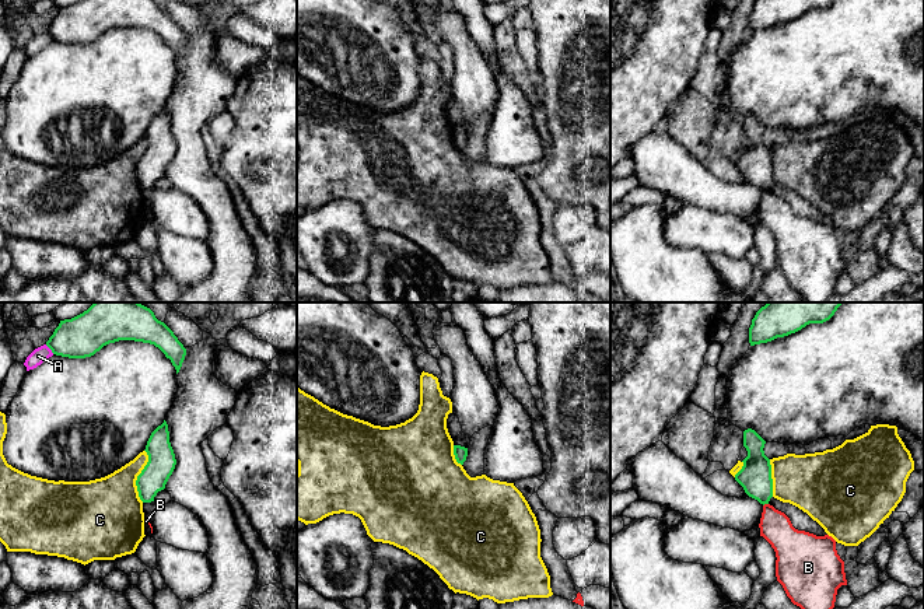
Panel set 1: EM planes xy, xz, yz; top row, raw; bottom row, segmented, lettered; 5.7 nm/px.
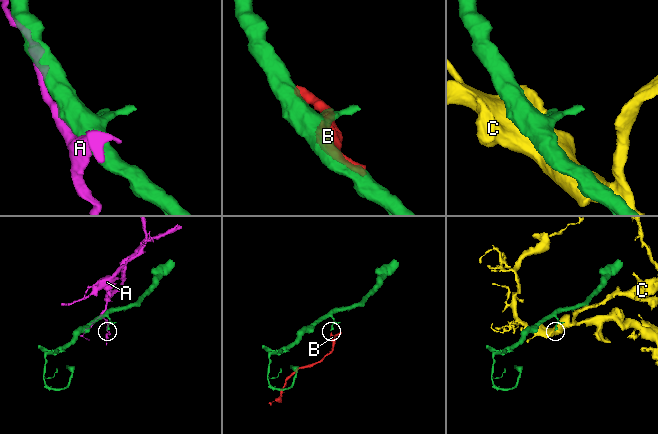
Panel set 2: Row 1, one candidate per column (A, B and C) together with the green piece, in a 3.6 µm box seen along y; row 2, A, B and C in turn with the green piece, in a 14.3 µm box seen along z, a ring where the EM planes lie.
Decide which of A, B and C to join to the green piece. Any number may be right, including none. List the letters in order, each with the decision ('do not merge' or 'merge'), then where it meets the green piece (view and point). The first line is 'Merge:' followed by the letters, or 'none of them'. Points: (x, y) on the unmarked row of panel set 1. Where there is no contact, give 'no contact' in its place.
Merge: none of them
A: do not merge | xy (49, 34)
B: do not merge | yz (765, 189)
C: do not merge | xy (137, 163)

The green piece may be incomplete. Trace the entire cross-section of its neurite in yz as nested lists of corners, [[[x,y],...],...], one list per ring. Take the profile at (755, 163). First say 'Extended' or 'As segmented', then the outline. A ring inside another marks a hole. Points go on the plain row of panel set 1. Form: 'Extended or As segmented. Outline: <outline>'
As segmented. Outline: [[[752,115],[743,118],[743,133],[748,143],[742,147],[742,155],[735,161],[735,167],[745,179],[760,190],[769,190],[773,183],[773,165],[770,146],[764,141],[766,127]]]

